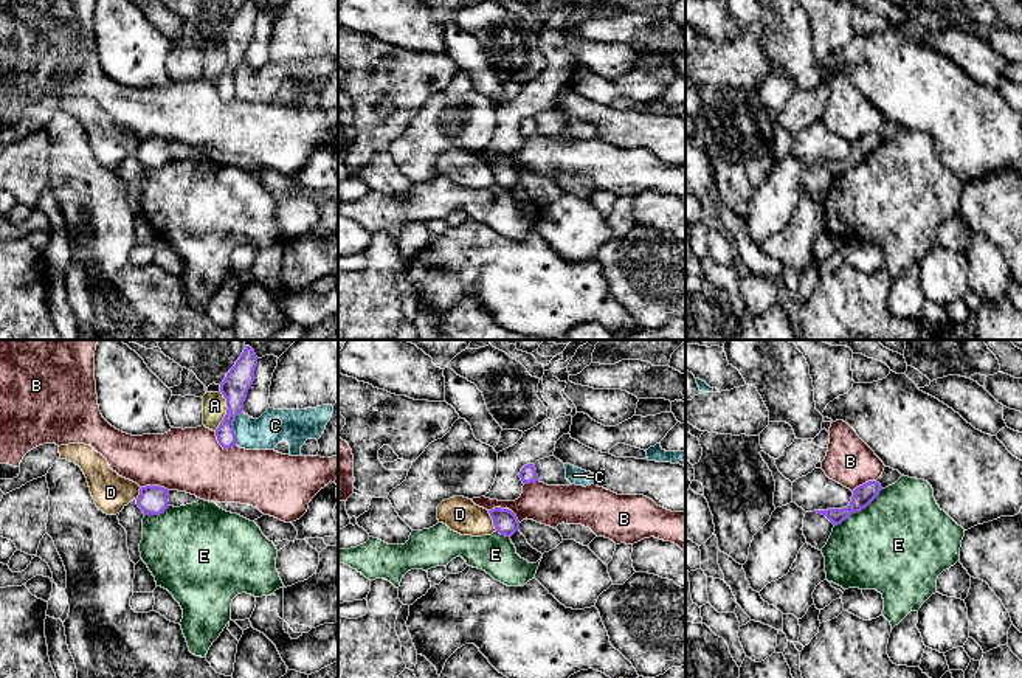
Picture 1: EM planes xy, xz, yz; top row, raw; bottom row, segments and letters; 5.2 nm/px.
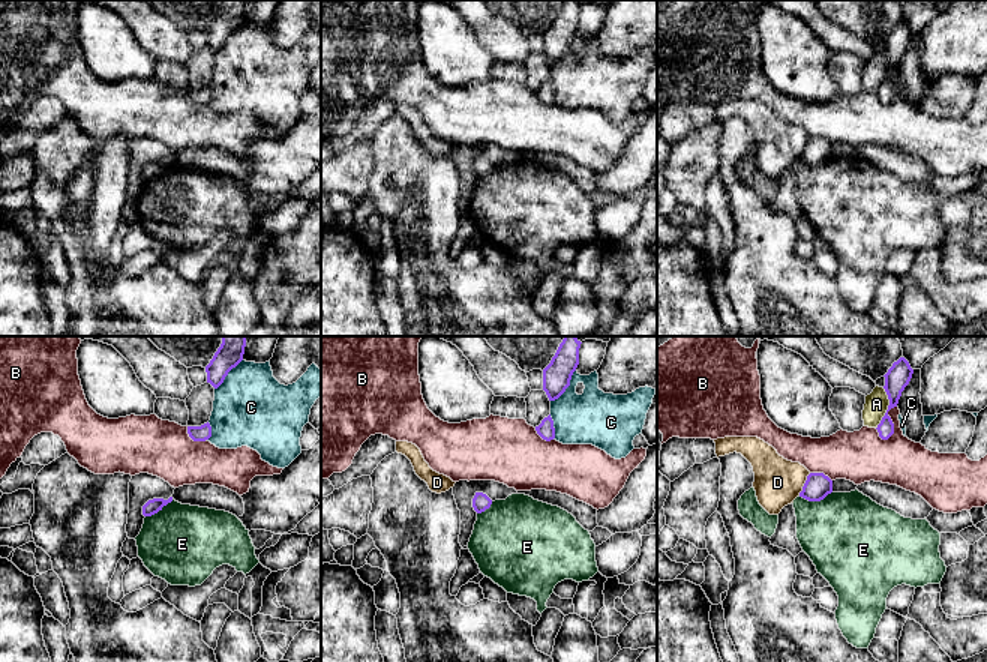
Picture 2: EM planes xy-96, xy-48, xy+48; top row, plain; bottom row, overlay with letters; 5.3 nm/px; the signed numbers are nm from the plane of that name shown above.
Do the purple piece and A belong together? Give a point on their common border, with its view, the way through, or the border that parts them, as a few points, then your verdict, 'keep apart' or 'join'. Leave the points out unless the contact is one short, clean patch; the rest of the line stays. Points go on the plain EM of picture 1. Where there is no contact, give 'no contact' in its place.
meets purple in xy at (227, 64); border along xy (220, 44), (225, 51), (227, 65), (214, 83); keep apart

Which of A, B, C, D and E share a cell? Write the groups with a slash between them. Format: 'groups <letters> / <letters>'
groups A / B / C / D / E

